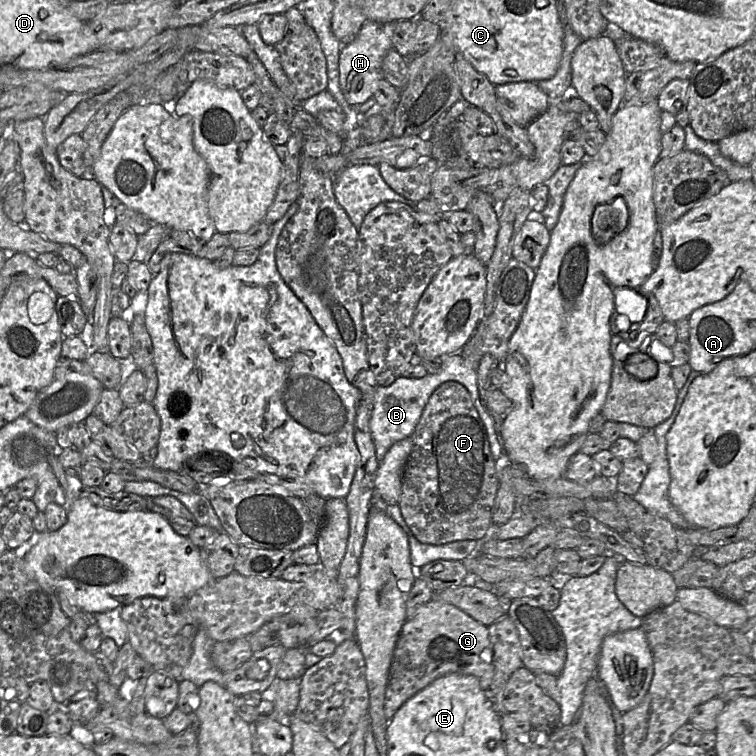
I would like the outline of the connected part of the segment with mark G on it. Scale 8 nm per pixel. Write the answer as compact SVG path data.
M432 599L403 624L389 671L384 711L391 720L398 709L435 679L460 673L475 676L487 691L494 676L492 649L486 626L452 604Z

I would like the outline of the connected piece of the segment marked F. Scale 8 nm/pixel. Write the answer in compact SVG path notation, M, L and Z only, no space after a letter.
M457 381L442 383L430 396L411 437L413 448L404 468L398 505L413 535L421 543L431 545L484 540L493 523L500 480L498 463L493 458L487 430L468 390Z

